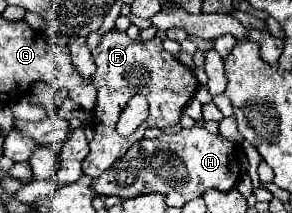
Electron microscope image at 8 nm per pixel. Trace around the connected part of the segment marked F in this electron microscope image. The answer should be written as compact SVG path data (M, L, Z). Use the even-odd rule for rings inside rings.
M109 31L101 37L99 45L93 49L93 61L97 71L93 75L93 85L97 89L97 105L93 111L93 129L95 137L89 143L91 153L83 161L83 173L89 177L99 177L105 169L109 169L117 159L121 159L127 149L143 139L143 131L149 127L173 127L179 123L179 117L187 105L187 101L197 91L195 75L179 63L171 53L163 49L159 37L151 41L133 41L123 31ZM133 95L143 95L149 101L149 117L145 123L129 137L121 137L115 131L115 123L125 107L125 103Z

